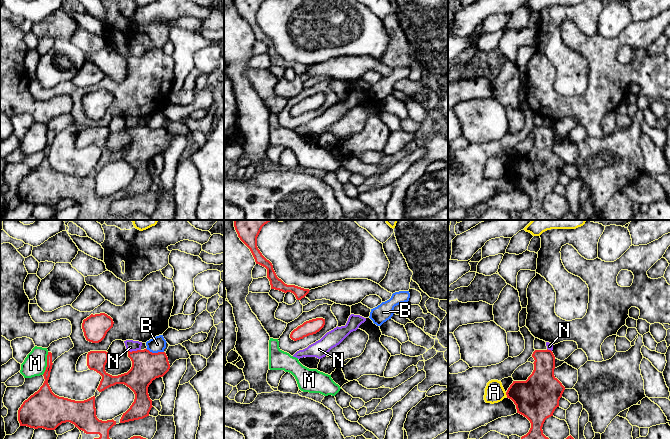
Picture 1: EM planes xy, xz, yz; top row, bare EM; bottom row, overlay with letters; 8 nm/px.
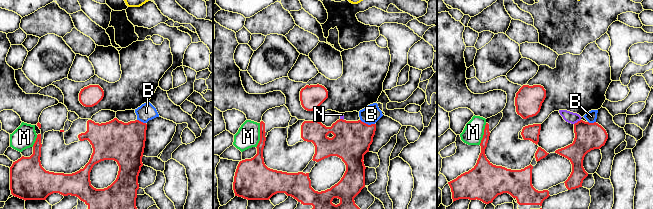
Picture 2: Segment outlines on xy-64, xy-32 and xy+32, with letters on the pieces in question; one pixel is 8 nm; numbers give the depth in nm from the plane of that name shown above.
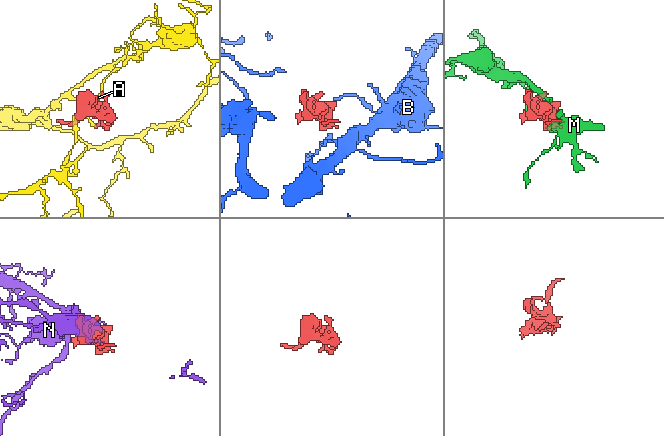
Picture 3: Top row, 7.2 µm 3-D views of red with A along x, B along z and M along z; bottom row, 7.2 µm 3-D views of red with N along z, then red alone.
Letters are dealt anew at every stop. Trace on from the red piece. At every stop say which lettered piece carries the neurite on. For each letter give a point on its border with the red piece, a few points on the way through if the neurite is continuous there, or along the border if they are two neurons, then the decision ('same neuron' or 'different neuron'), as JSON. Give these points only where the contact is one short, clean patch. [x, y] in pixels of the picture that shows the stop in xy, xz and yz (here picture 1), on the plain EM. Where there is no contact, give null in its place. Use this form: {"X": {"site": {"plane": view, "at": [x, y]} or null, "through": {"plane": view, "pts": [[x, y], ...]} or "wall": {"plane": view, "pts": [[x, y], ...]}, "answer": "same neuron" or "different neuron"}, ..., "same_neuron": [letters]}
{"A": {"site": {"plane": "yz", "at": [506, 170]}, "wall": {"plane": "yz", "pts": [[505, 168], [507, 172]]}, "answer": "different neuron"}, "B": {"site": {"plane": "xy", "at": [155, 129]}, "wall": {"plane": "xy", "pts": [[146, 124], [152, 128], [163, 128]]}, "answer": "different neuron"}, "M": {"site": {"plane": "xy", "at": [47, 139]}, "answer": "different neuron"}, "N": {"site": {"plane": "xy", "at": [134, 127]}, "wall": {"plane": "xy", "pts": [[140, 125], [128, 127]]}, "answer": "different neuron"}, "same_neuron": []}

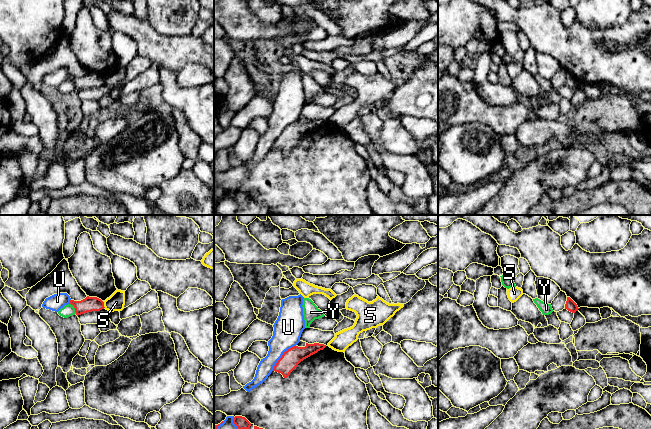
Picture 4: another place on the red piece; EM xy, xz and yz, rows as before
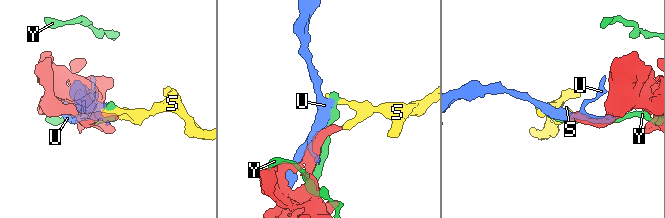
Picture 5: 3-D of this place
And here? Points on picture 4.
{"S": {"site": {"plane": "xy", "at": [103, 80]}, "wall": {"plane": "xy", "pts": [[102, 77], [105, 83]]}, "answer": "different neuron"}, "U": {"site": {"plane": "xz", "at": [282, 132]}, "answer": "different neuron"}, "Y": {"site": {"plane": "xy", "at": [74, 83]}, "answer": "different neuron"}, "same_neuron": []}

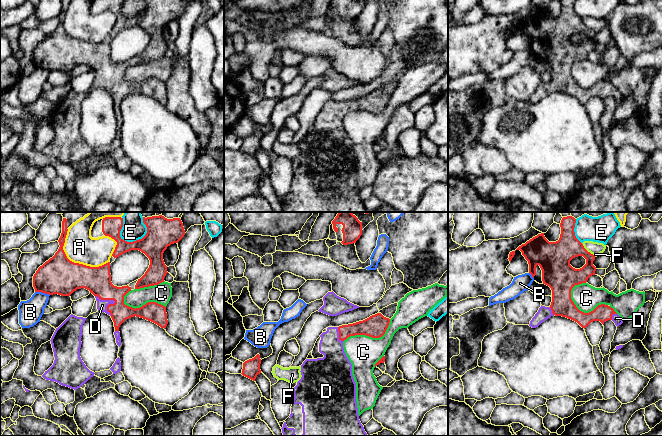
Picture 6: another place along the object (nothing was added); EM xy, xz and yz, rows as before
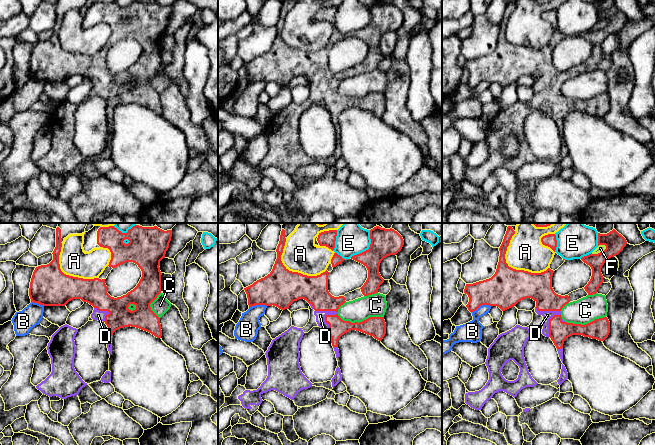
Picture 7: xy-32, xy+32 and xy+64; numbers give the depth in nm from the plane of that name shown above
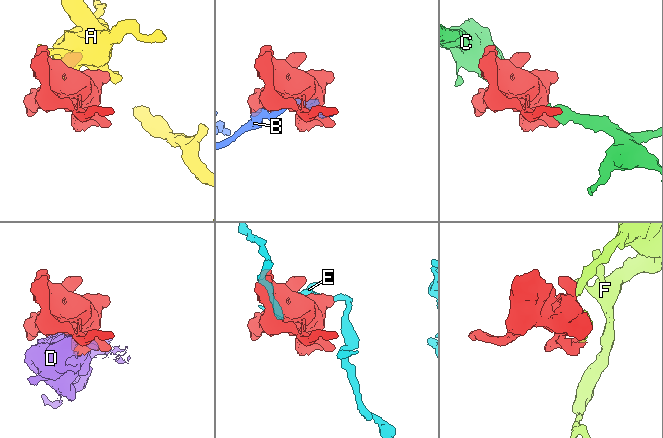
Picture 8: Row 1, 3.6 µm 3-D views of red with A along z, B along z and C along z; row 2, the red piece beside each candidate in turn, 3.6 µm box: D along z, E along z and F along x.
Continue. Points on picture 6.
{"A": {"site": {"plane": "xy", "at": [73, 38]}, "answer": "different neuron"}, "B": {"site": {"plane": "xy", "at": [42, 68]}, "answer": "different neuron"}, "C": {"site": {"plane": "yz", "at": [583, 88]}, "answer": "different neuron"}, "D": {"site": {"plane": "xy", "at": [113, 75]}, "answer": "same neuron"}, "E": {"site": {"plane": "xy", "at": [136, 16]}, "answer": "different neuron"}, "F": {"site": {"plane": "yz", "at": [587, 27]}, "answer": "different neuron"}, "same_neuron": ["D"]}

